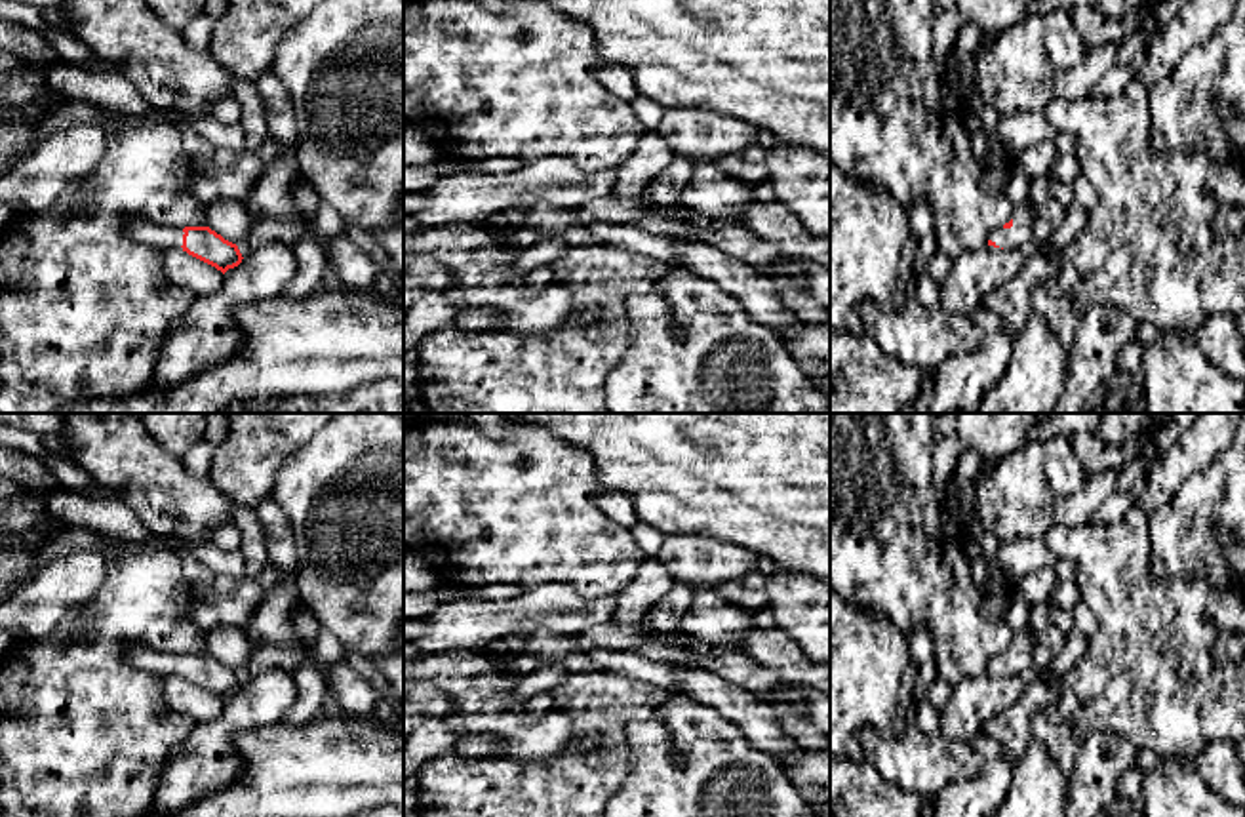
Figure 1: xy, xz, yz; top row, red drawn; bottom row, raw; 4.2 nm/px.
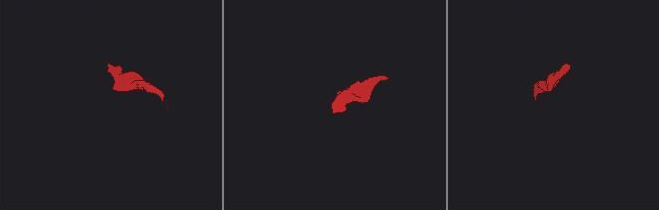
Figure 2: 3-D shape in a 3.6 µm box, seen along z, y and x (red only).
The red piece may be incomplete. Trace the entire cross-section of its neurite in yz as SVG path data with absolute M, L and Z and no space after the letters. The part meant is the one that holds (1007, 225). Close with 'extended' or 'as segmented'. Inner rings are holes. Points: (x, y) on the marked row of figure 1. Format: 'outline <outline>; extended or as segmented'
outline M1032 204L1018 206L1013 219L990 234L988 246L1001 249L1022 248L1032 242L1038 217L1039 209Z; extended

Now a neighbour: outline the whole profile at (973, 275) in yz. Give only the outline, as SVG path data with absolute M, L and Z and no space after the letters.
M1028 242L1022 248L1001 249L982 246L954 255L940 286L940 305L958 314L971 314L984 297L1009 282L1032 255L1057 257L1051 244Z

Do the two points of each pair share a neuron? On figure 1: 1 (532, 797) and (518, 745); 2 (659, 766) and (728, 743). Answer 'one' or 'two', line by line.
1: two
2: one

